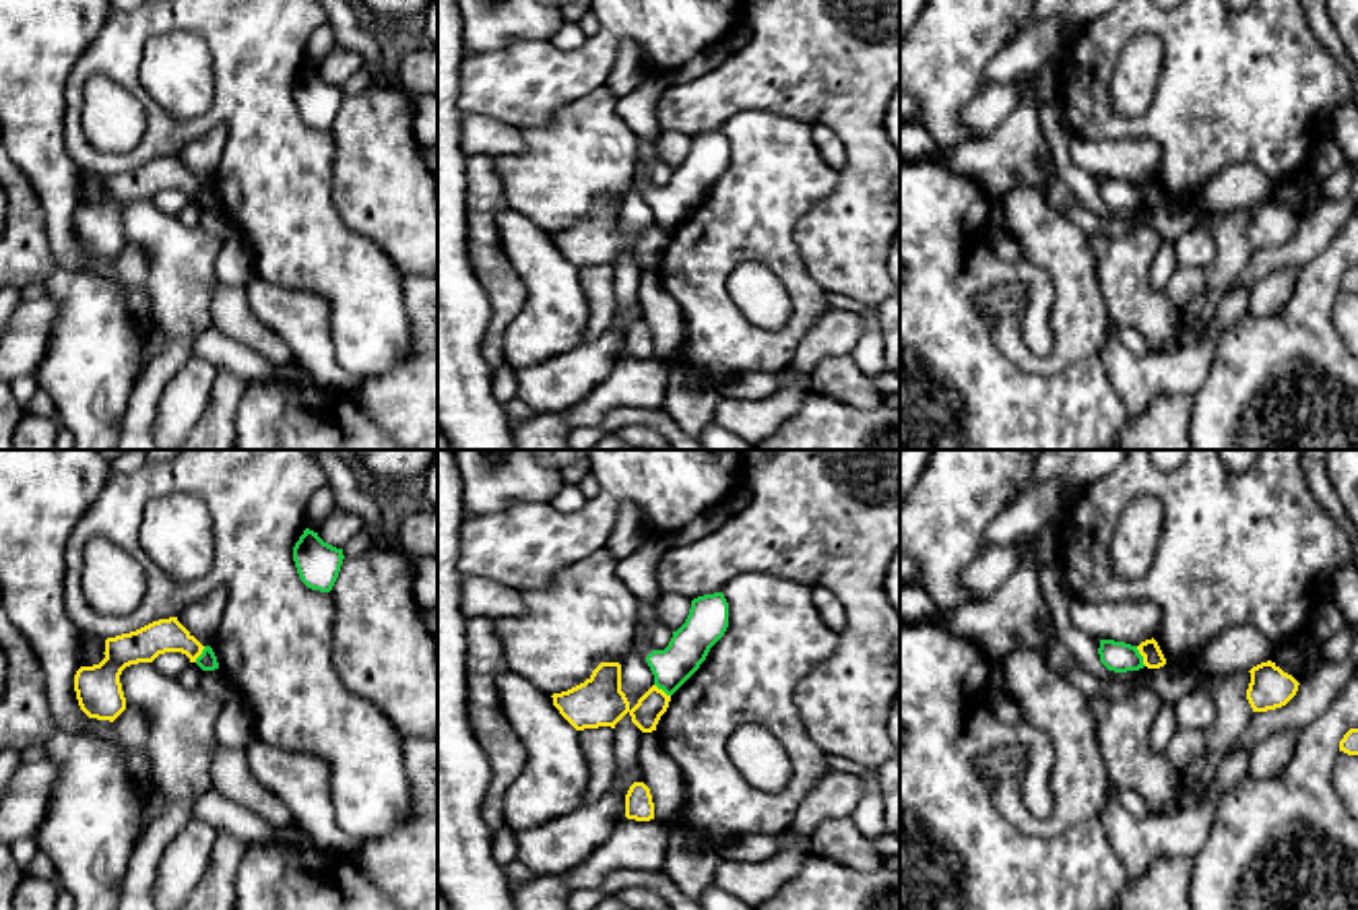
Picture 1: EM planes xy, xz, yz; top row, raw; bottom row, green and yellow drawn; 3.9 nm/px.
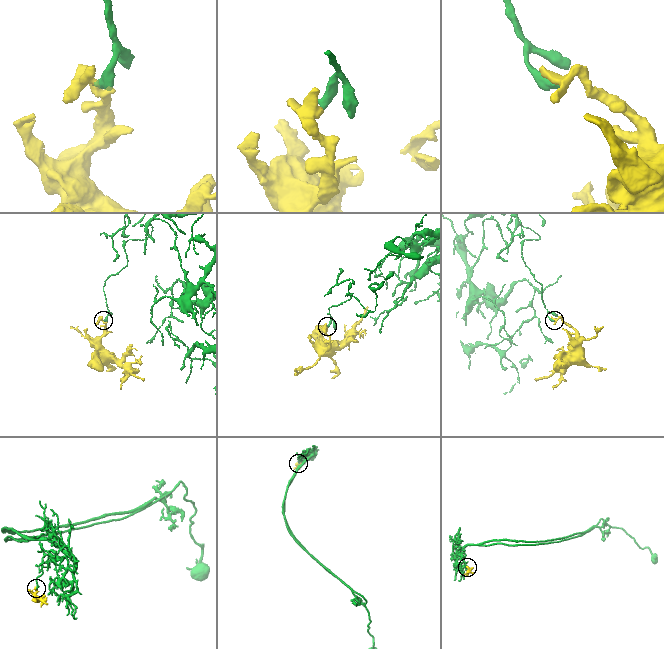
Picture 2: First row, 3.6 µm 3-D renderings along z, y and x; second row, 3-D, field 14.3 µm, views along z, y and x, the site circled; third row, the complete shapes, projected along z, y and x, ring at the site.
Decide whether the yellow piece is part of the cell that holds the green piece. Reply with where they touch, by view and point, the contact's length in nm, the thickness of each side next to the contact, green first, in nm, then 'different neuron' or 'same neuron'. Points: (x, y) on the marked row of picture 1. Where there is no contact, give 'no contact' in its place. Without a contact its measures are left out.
yz (1142, 657) | 90 nm | 120/80 nm | different neuron

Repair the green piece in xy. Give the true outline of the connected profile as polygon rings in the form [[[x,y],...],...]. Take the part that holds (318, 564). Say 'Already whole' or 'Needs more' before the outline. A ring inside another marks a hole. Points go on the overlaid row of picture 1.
Already whole. [[[310,528],[303,530],[293,547],[297,574],[312,590],[330,592],[338,578],[343,559],[343,549],[324,543],[318,532]]]

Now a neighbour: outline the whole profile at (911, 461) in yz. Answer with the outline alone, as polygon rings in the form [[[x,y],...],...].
[[[900,450],[900,503],[927,466],[931,450]]]

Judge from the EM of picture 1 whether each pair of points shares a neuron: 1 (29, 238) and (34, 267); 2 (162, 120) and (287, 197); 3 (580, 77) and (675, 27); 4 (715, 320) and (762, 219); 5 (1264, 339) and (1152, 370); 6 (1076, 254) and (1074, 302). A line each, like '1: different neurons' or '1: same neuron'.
1: same neuron
2: same neuron
3: same neuron
4: same neuron
5: different neurons
6: same neuron

